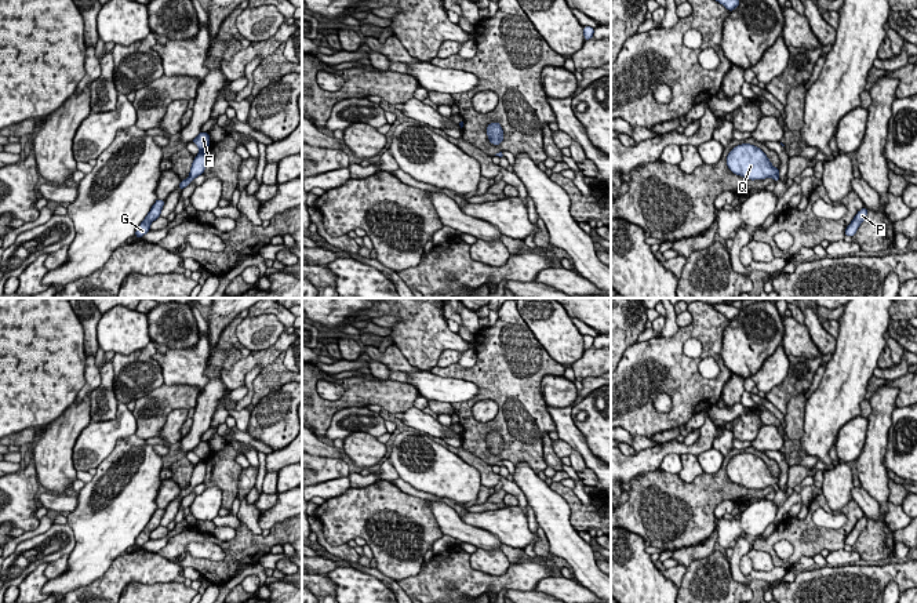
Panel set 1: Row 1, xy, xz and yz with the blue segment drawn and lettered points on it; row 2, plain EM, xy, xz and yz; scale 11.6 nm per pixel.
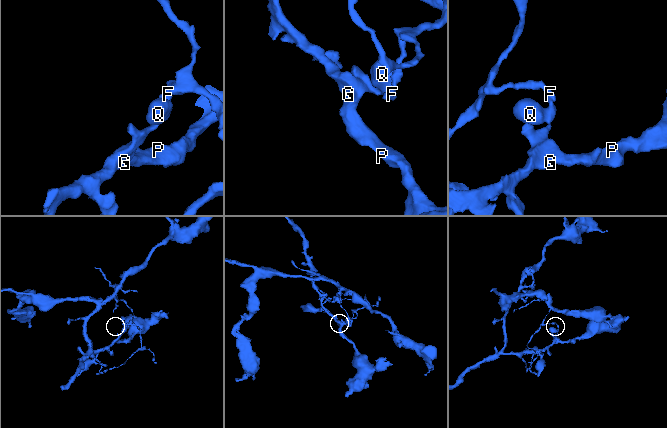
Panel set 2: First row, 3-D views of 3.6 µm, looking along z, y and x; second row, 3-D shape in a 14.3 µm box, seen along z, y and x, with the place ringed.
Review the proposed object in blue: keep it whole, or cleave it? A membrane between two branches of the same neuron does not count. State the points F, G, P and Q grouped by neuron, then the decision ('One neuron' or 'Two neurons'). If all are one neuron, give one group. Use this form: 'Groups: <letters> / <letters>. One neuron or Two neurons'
Groups: F G P Q. One neuron

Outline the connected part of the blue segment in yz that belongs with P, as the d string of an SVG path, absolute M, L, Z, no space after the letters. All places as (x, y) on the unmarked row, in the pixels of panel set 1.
M863 516L860 520L858 520L858 523L852 528L852 531L847 535L845 545L852 546L856 542L859 534L866 528L866 524L867 524L867 517L866 516Z

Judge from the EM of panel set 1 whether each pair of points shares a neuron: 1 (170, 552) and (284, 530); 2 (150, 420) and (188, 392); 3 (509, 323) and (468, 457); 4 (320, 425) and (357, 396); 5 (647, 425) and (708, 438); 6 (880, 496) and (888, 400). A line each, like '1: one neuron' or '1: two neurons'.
1: one neuron
2: one neuron
3: two neurons
4: one neuron
5: two neurons
6: one neuron

